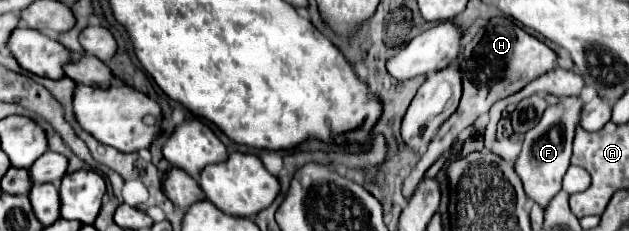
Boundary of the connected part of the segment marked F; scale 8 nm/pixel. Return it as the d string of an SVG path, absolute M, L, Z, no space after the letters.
M562 98L560 104L548 106L542 120L526 132L522 152L514 164L516 174L520 176L524 184L526 196L546 208L550 204L550 198L562 190L562 176L566 174L570 166L570 154L572 154L572 140L574 140L574 126L580 120L580 98Z

